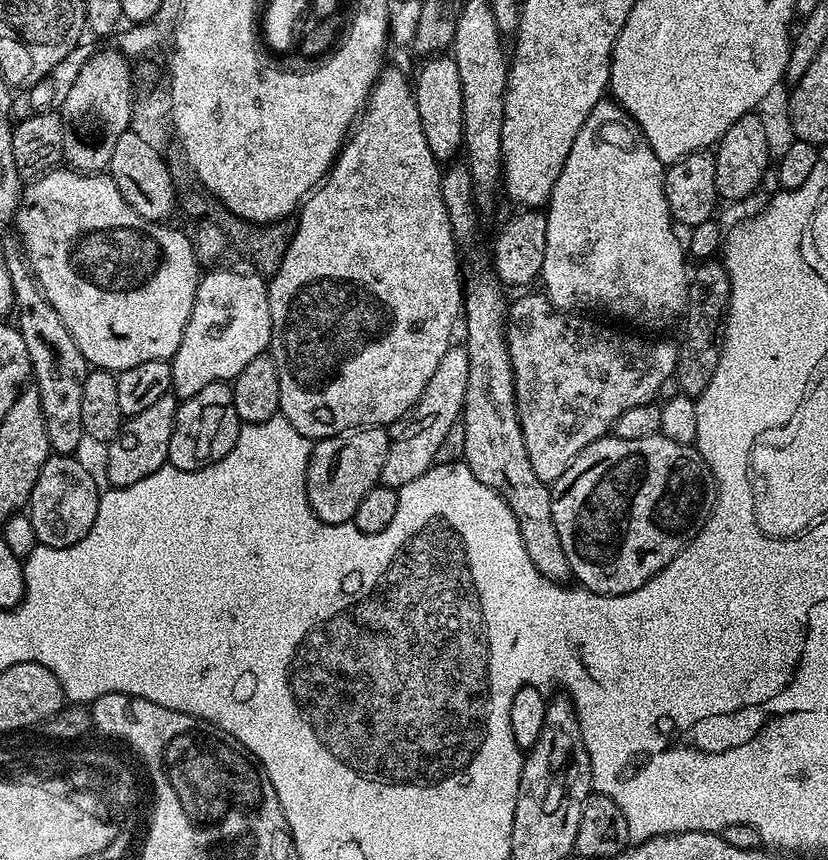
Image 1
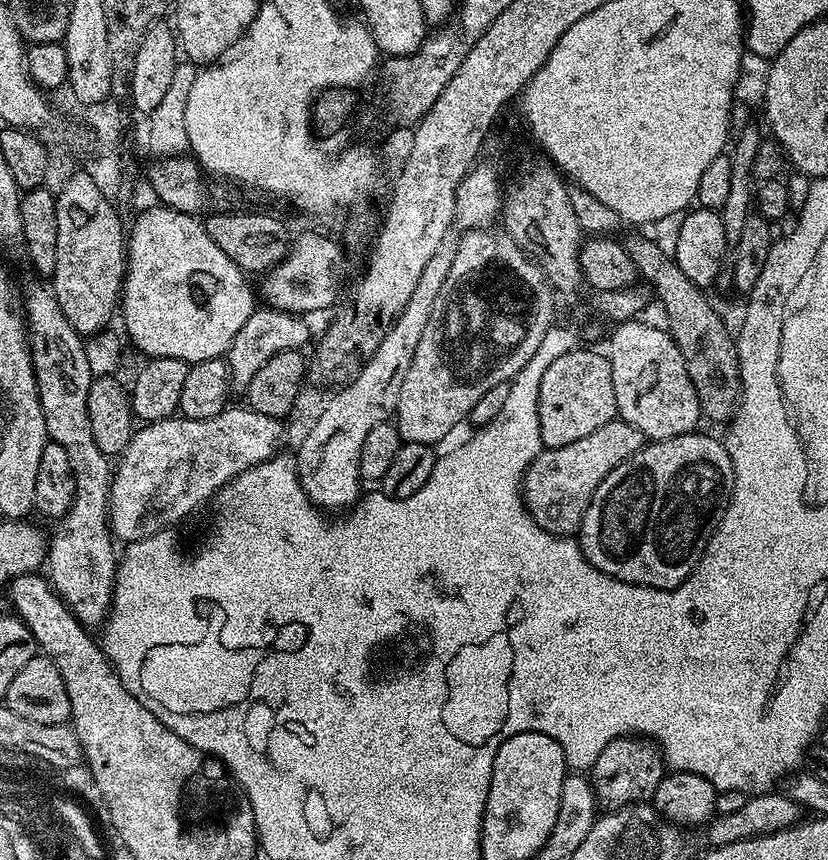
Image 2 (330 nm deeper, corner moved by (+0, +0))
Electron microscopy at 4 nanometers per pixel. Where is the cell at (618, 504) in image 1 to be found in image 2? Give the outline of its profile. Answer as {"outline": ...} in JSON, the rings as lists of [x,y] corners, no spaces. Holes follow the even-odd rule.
{"outline":[[[699,431],[687,432],[674,438],[645,443],[644,447],[639,448],[630,459],[623,460],[617,468],[610,470],[610,474],[606,474],[606,478],[602,478],[598,490],[594,490],[594,494],[582,514],[578,533],[580,549],[590,562],[590,566],[602,570],[602,574],[613,576],[616,580],[627,584],[641,584],[647,588],[677,588],[692,573],[694,566],[702,558],[732,494],[732,463],[728,457],[728,451],[724,449],[723,443],[717,437],[715,440],[712,436],[700,435]]]}

